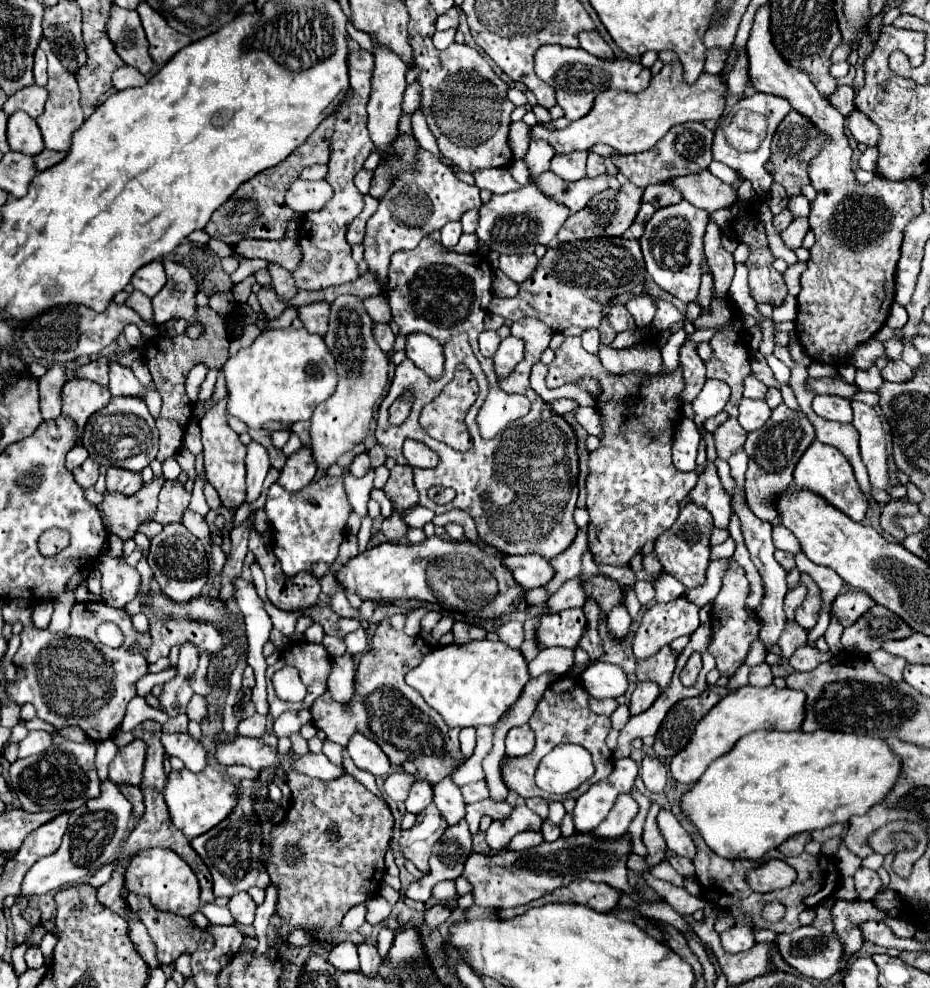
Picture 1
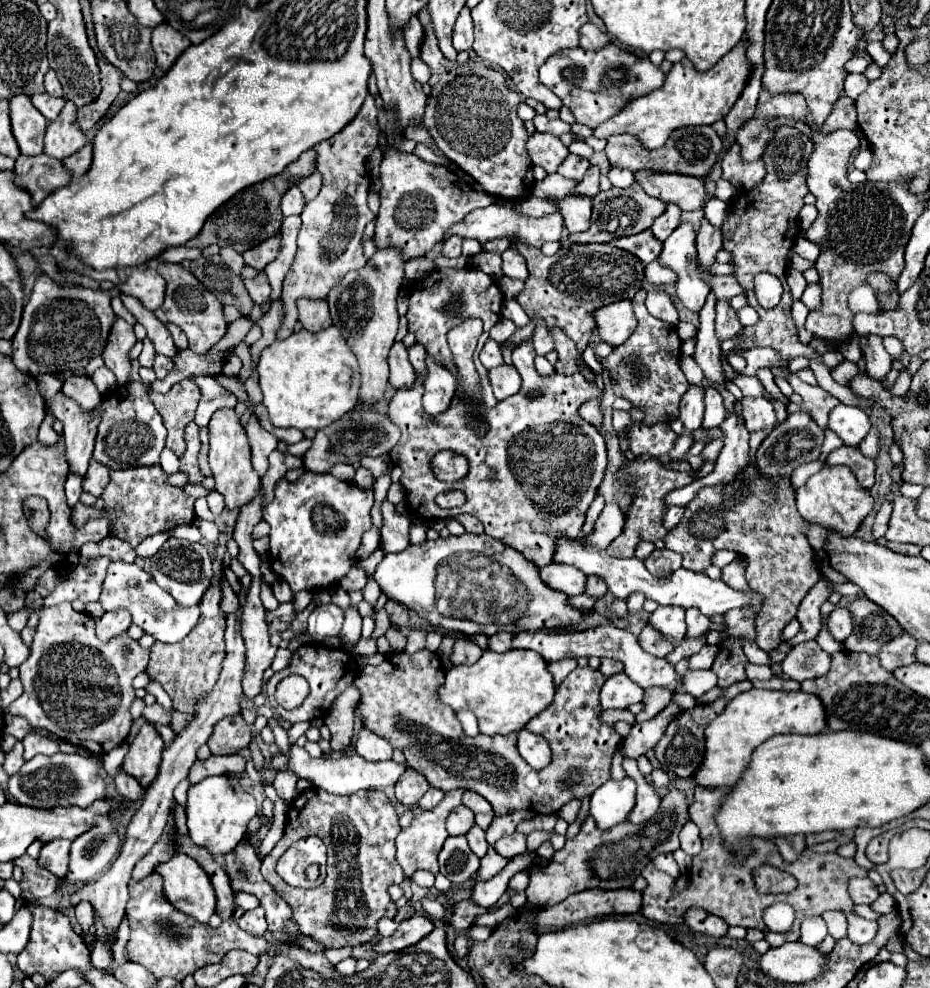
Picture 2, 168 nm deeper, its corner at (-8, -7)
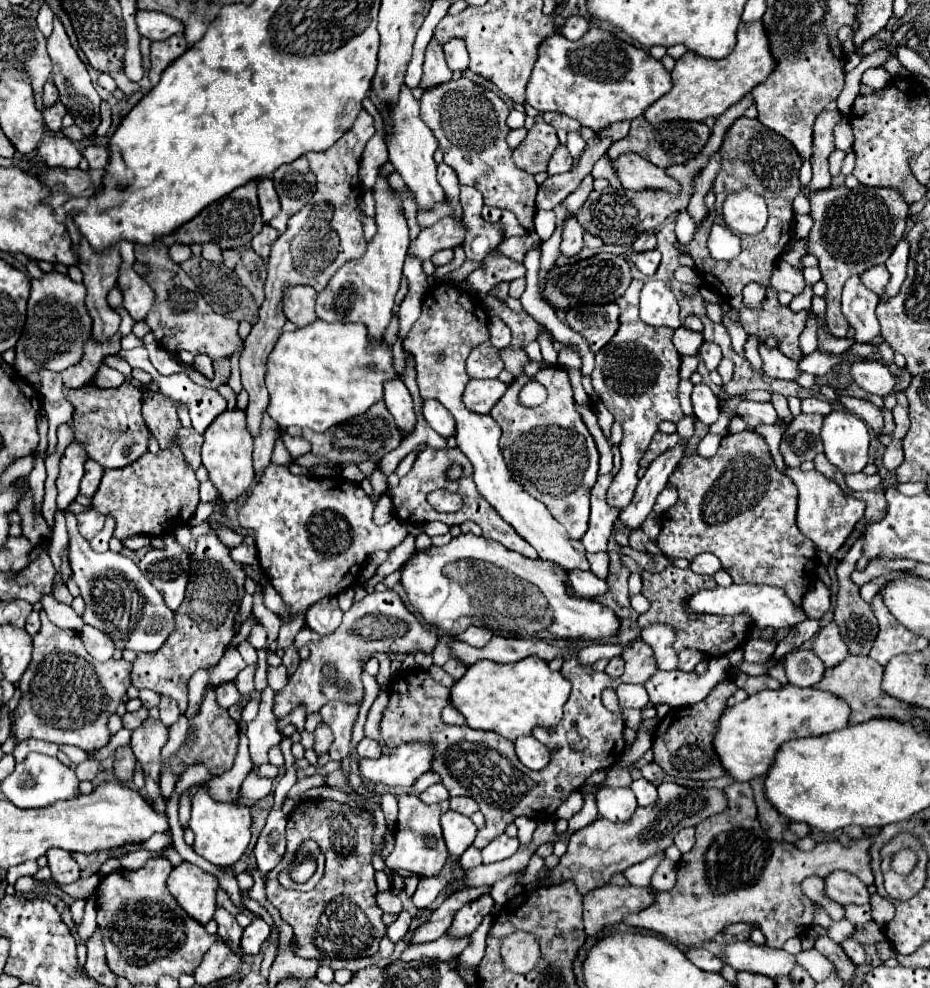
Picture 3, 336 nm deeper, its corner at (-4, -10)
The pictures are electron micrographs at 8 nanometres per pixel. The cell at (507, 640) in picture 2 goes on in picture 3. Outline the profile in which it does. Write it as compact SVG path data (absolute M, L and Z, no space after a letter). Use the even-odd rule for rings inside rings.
M468 626L468 630L464 630L462 634L458 634L458 636L454 636L454 638L458 638L458 640L462 640L462 642L468 642L470 646L474 646L474 648L482 648L488 640L490 640L490 630L486 630L486 628L478 628L478 626Z

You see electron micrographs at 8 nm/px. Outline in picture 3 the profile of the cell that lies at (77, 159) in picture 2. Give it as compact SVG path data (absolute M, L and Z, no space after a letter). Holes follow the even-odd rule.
M88 146L88 148L84 148L82 156L88 160L92 170L94 168L106 168L108 166L108 158L110 158L106 146Z

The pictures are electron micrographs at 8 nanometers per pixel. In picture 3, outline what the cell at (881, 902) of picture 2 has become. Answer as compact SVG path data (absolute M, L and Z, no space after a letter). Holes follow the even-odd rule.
M862 904L862 906L844 906L844 918L852 924L852 926L860 926L872 920L870 916L870 904Z

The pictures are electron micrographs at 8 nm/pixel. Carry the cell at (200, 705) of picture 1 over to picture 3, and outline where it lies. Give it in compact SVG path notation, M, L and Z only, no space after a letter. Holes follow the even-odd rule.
M216 534L196 538L196 548L190 552L190 562L194 568L190 570L186 598L174 612L178 630L170 634L170 638L162 644L162 650L138 654L138 658L132 662L132 684L138 690L150 688L162 696L174 698L182 712L188 706L186 684L192 674L200 668L212 668L218 664L218 658L222 658L226 644L234 638L232 620L244 596L246 580L242 564L232 560L230 548L224 546Z

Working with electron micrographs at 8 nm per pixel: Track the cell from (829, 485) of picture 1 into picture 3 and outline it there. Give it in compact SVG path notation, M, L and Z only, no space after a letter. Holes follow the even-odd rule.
M790 466L790 468L786 468L786 476L796 484L798 492L800 492L798 516L796 516L796 524L800 528L800 532L806 538L810 538L818 550L834 554L846 542L846 538L854 530L856 522L862 518L866 502L856 500L854 496L846 496L836 482L828 480L826 476L822 476L816 470L802 472L802 470Z

